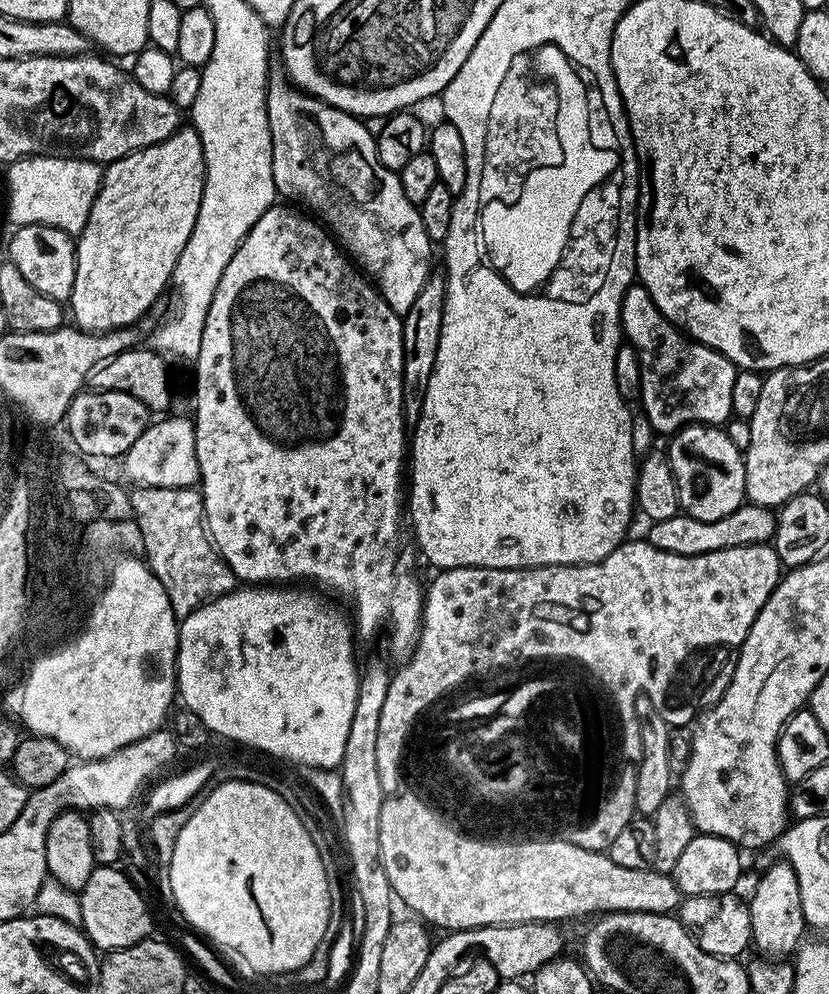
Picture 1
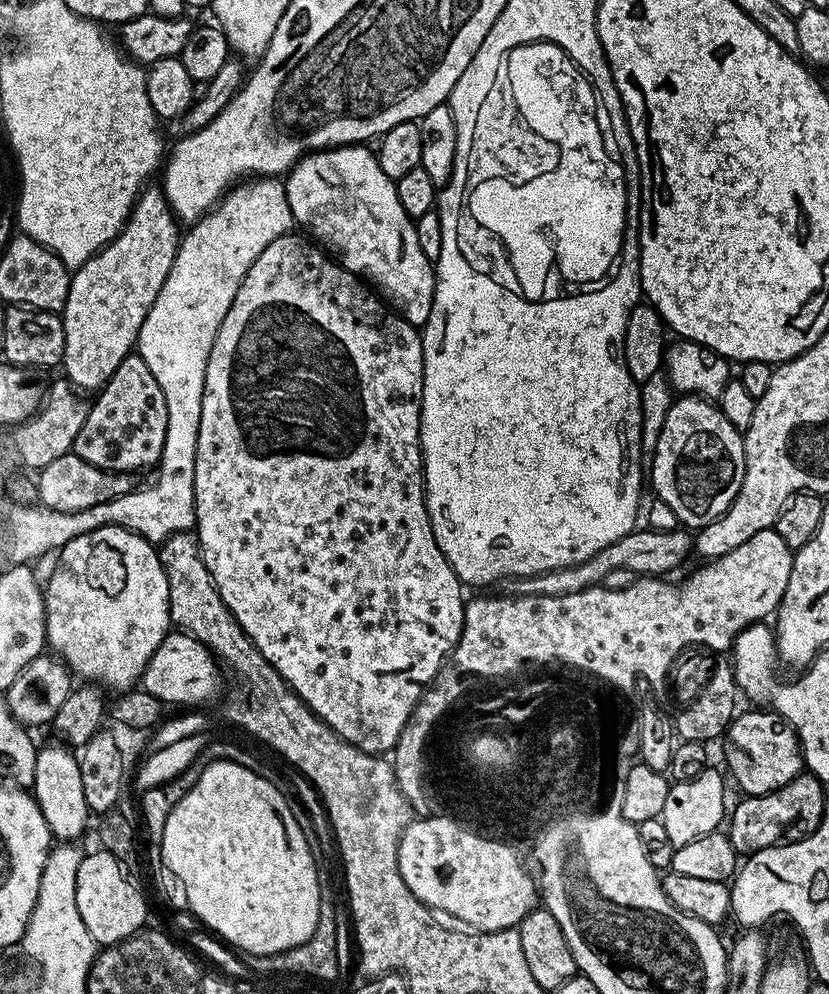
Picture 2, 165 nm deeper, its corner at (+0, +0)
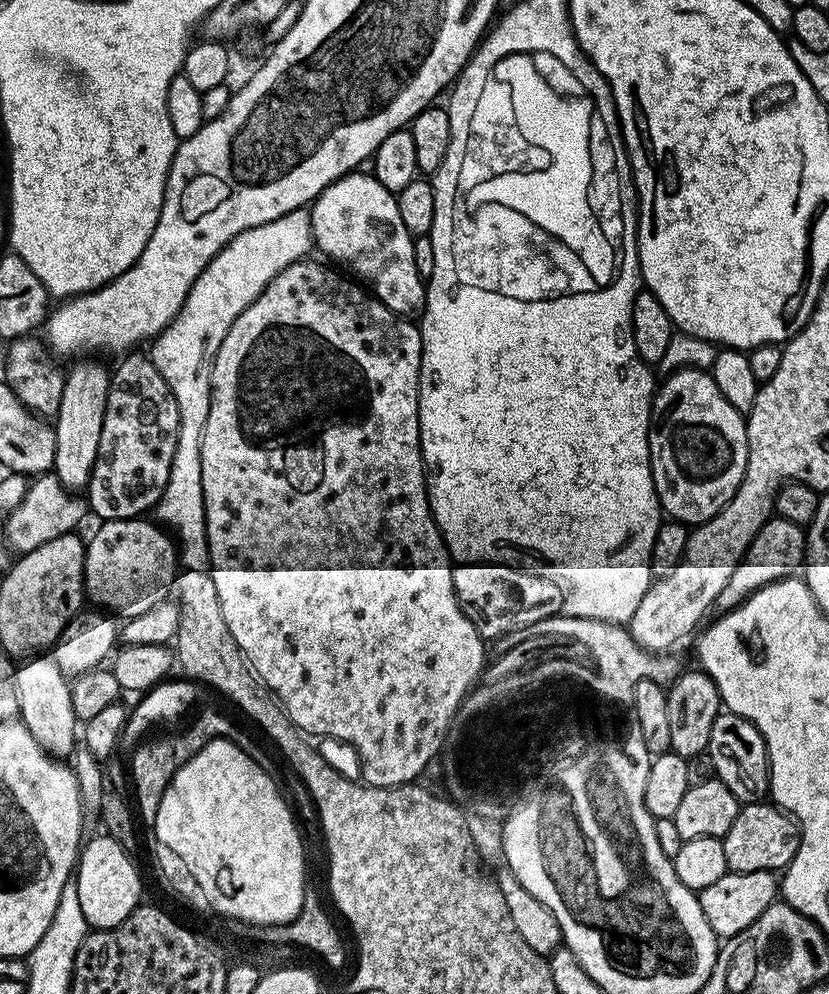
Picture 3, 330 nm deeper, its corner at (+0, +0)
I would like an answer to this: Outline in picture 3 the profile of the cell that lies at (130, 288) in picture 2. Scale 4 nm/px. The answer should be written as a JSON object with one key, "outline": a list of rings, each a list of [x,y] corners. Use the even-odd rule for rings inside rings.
{"outline":[[[84,358],[67,369],[62,390],[62,406],[54,418],[56,449],[52,468],[63,488],[84,490],[94,470],[94,458],[98,458],[98,441],[102,438],[102,418],[106,418],[109,369],[103,368],[96,358]]]}

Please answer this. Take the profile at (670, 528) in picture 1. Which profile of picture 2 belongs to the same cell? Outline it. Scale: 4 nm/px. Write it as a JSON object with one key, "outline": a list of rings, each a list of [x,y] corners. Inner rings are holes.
{"outline":[[[647,526],[637,527],[631,532],[614,542],[610,546],[606,546],[602,550],[598,550],[598,554],[594,554],[588,560],[578,562],[569,568],[559,568],[558,570],[550,570],[549,572],[540,572],[536,576],[525,576],[515,581],[515,591],[521,596],[561,596],[562,594],[578,594],[578,590],[586,590],[587,588],[597,587],[610,570],[632,570],[636,572],[637,577],[654,576],[657,578],[667,577],[667,572],[672,572],[684,559],[691,553],[694,548],[694,536],[691,531],[685,530],[683,527],[674,530],[652,530]]]}

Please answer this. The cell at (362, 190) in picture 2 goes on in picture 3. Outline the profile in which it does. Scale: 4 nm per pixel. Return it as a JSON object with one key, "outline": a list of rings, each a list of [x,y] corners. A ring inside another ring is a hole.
{"outline":[[[353,170],[347,176],[332,181],[332,184],[326,186],[326,190],[322,190],[322,194],[312,201],[310,215],[315,247],[321,248],[329,256],[329,261],[337,260],[332,262],[337,265],[345,264],[340,266],[347,269],[357,281],[367,285],[372,295],[396,315],[408,318],[413,315],[411,312],[419,313],[423,309],[426,280],[418,274],[418,266],[414,266],[414,238],[406,230],[406,225],[398,214],[395,195],[386,190],[386,186],[382,186],[382,182],[378,182],[375,176],[364,170]]]}

